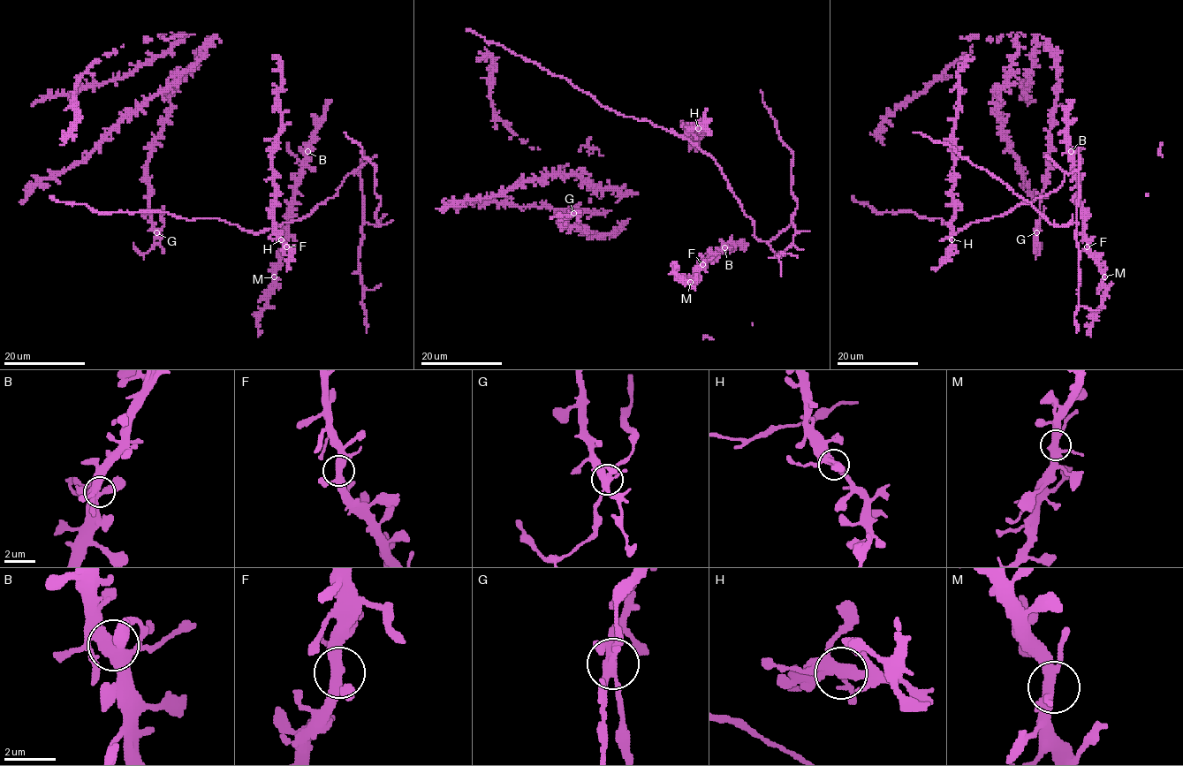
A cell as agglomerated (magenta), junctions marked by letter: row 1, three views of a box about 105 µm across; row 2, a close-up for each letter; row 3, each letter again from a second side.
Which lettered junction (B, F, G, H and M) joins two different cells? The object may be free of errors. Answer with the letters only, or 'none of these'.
G

